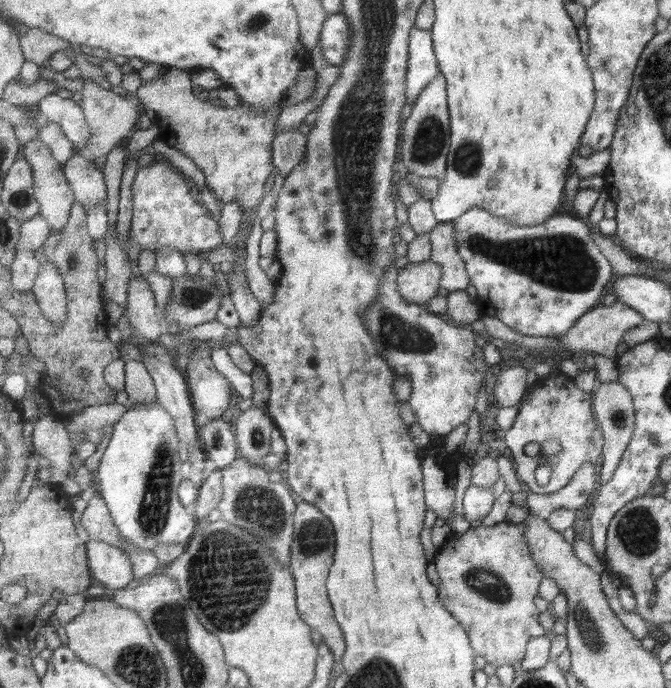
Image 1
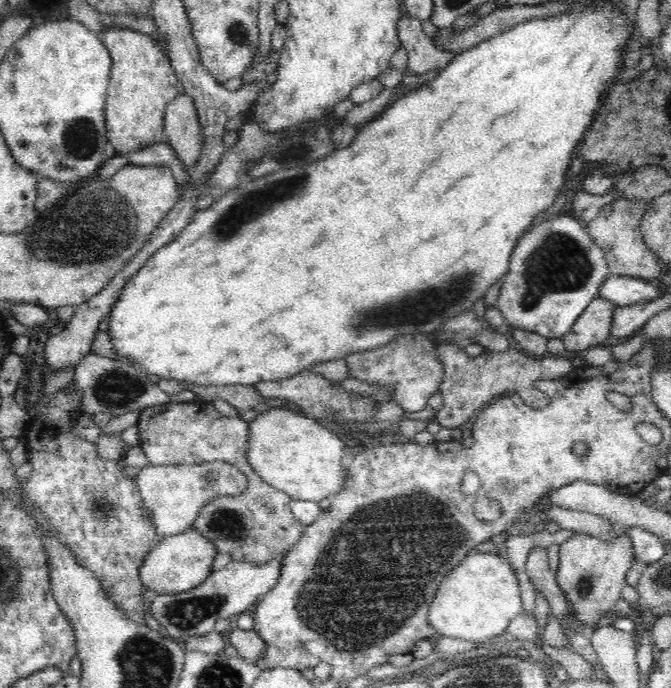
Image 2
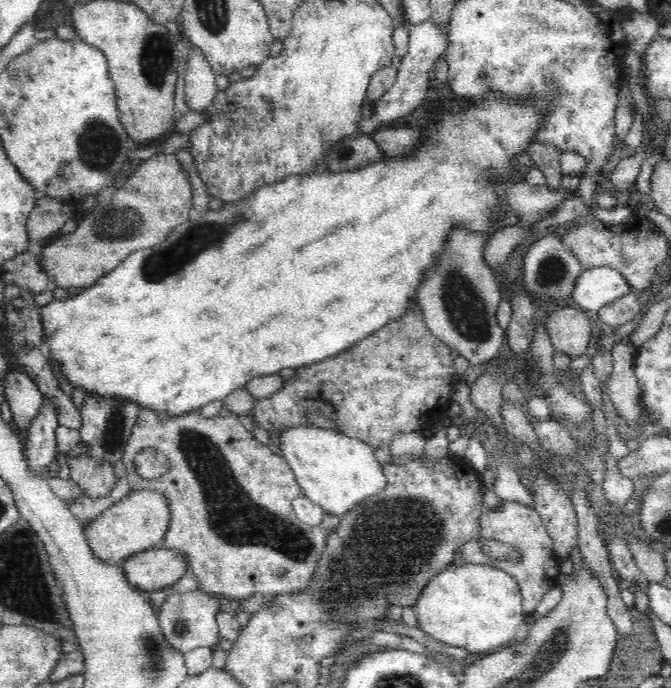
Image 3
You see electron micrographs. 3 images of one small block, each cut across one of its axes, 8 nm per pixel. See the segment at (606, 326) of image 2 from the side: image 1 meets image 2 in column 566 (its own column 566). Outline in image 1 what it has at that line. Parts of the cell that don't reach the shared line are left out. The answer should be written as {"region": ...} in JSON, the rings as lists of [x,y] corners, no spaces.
{"region":[[[617,301],[611,306],[599,305],[590,311],[587,311],[581,319],[575,323],[573,330],[567,332],[566,335],[560,336],[559,342],[562,342],[562,346],[566,346],[567,350],[572,352],[585,351],[587,354],[596,352],[616,360],[617,348],[622,340],[623,333],[641,324],[641,320],[644,318],[633,308],[629,308],[624,305],[624,302]]]}

